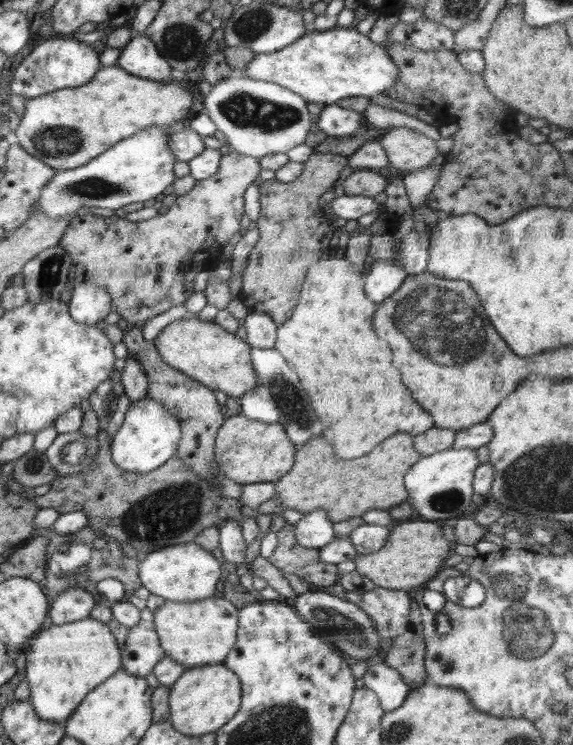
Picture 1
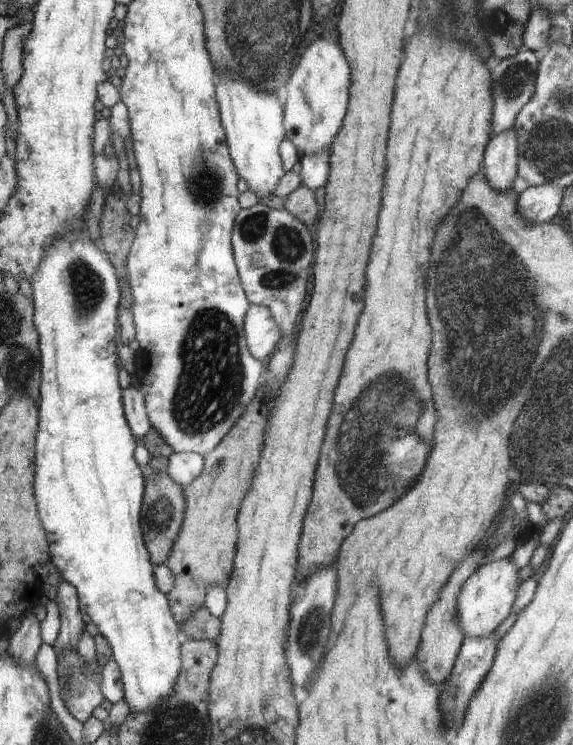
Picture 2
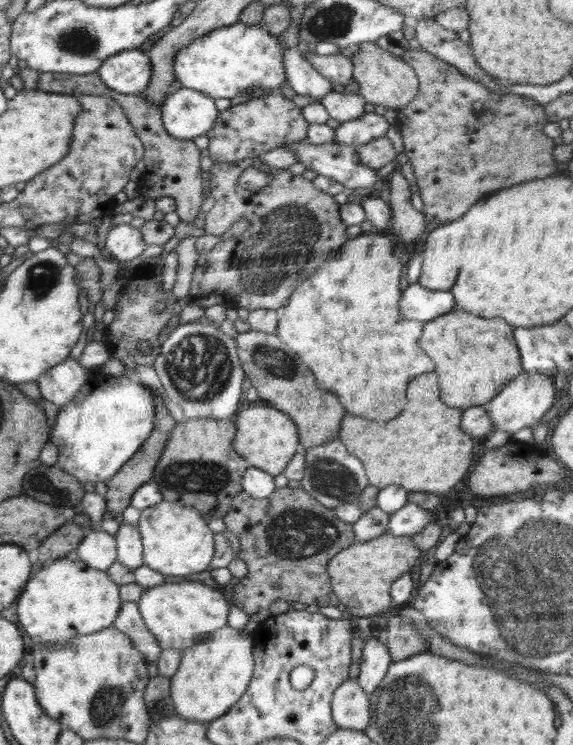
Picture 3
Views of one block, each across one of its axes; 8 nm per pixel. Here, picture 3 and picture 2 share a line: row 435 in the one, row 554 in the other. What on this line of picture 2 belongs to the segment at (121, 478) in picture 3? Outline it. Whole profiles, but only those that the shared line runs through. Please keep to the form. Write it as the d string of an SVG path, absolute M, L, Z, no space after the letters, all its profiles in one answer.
M150 427L150 432L148 432L146 438L143 438L143 442L152 459L147 467L143 469L143 476L146 476L146 480L142 512L140 514L140 528L142 528L146 550L150 553L150 562L154 566L165 565L178 532L182 528L182 520L184 520L186 512L186 497L182 492L183 486L176 484L166 472L166 464L168 464L168 458L172 452L167 444L164 444L164 440Z

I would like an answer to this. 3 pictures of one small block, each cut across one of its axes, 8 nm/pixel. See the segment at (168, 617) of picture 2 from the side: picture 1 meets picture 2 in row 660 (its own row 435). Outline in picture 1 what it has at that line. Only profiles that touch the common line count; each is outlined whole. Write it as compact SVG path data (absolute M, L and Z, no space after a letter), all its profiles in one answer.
M148 396L132 403L116 436L111 439L111 459L130 472L150 472L170 460L181 439L180 421L160 402Z

